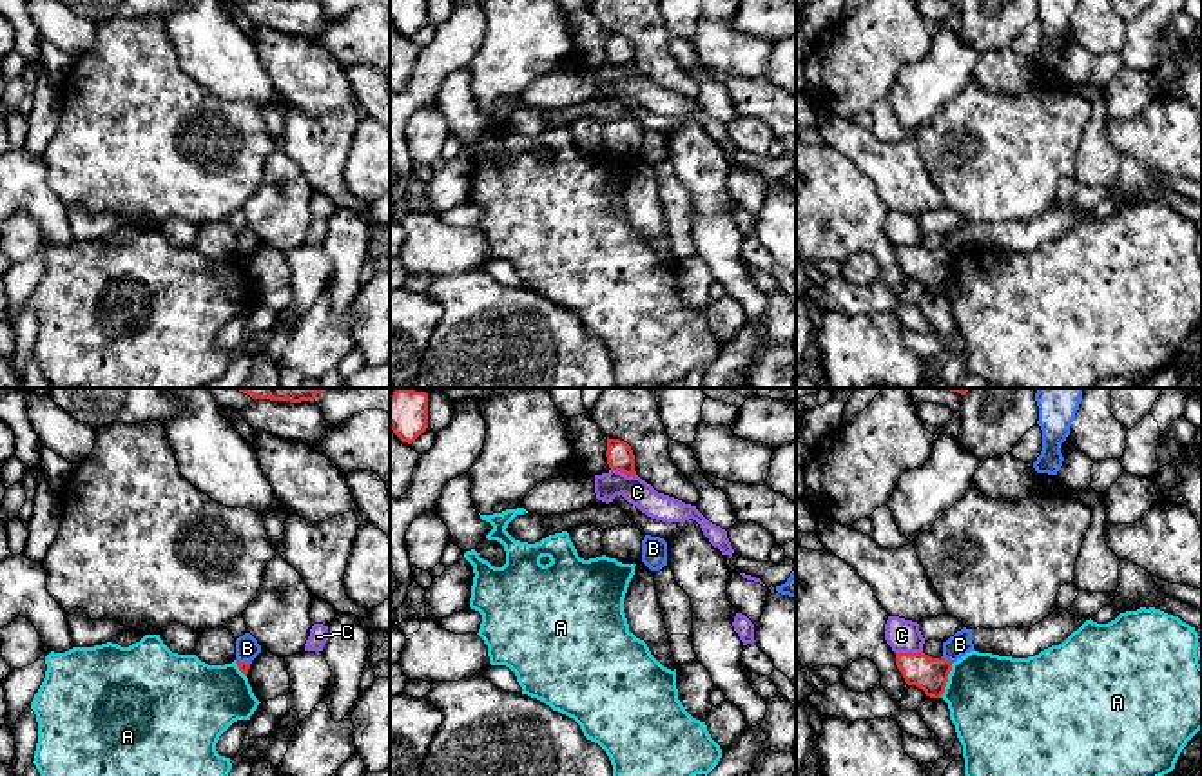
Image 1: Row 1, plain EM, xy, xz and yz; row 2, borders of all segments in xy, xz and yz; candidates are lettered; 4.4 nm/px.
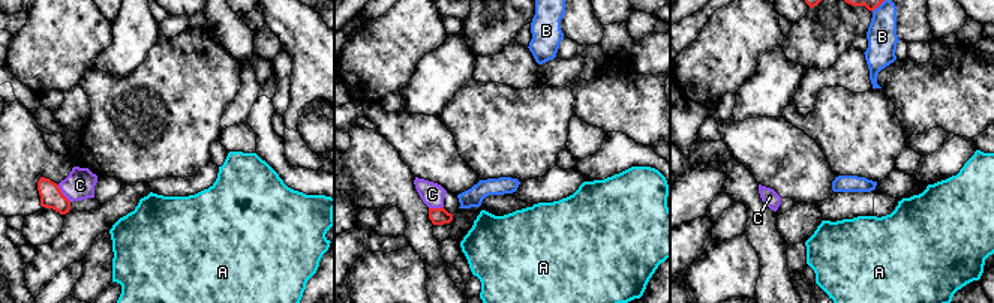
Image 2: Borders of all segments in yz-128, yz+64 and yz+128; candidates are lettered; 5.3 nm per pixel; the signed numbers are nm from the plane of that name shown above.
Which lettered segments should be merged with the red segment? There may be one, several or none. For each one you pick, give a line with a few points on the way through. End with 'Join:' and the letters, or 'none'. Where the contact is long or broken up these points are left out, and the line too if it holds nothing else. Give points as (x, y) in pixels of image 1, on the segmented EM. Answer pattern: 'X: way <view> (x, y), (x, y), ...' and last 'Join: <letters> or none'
Join: none

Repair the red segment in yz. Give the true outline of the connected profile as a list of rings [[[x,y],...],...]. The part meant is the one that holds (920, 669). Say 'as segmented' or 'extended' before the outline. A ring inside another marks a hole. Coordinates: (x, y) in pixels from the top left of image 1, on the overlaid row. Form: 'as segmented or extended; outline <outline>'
as segmented; outline [[[896,653],[896,665],[908,685],[916,685],[930,698],[941,698],[952,671],[946,658],[932,658],[921,653]]]

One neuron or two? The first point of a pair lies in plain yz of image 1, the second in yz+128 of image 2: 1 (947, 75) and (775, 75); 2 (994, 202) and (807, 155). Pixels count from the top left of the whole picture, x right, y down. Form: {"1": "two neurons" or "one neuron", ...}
{"1": "one neuron", "2": "two neurons"}

